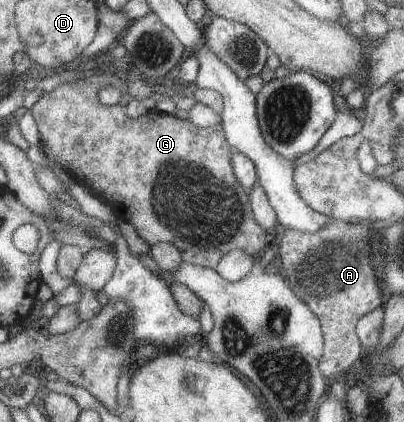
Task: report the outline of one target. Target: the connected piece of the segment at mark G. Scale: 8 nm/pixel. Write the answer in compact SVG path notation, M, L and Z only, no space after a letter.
M97 74L83 77L74 83L58 86L53 92L43 92L30 108L38 126L40 138L49 148L49 160L69 172L87 186L91 193L112 208L120 221L131 222L137 234L148 244L169 243L176 246L186 263L217 268L223 255L235 249L257 254L265 248L265 229L253 222L250 195L238 180L231 162L233 150L227 142L221 123L214 127L199 128L189 120L182 120L157 110L133 118L126 114L121 104L108 107L102 104L97 92L105 84L123 92L125 80L115 74Z

